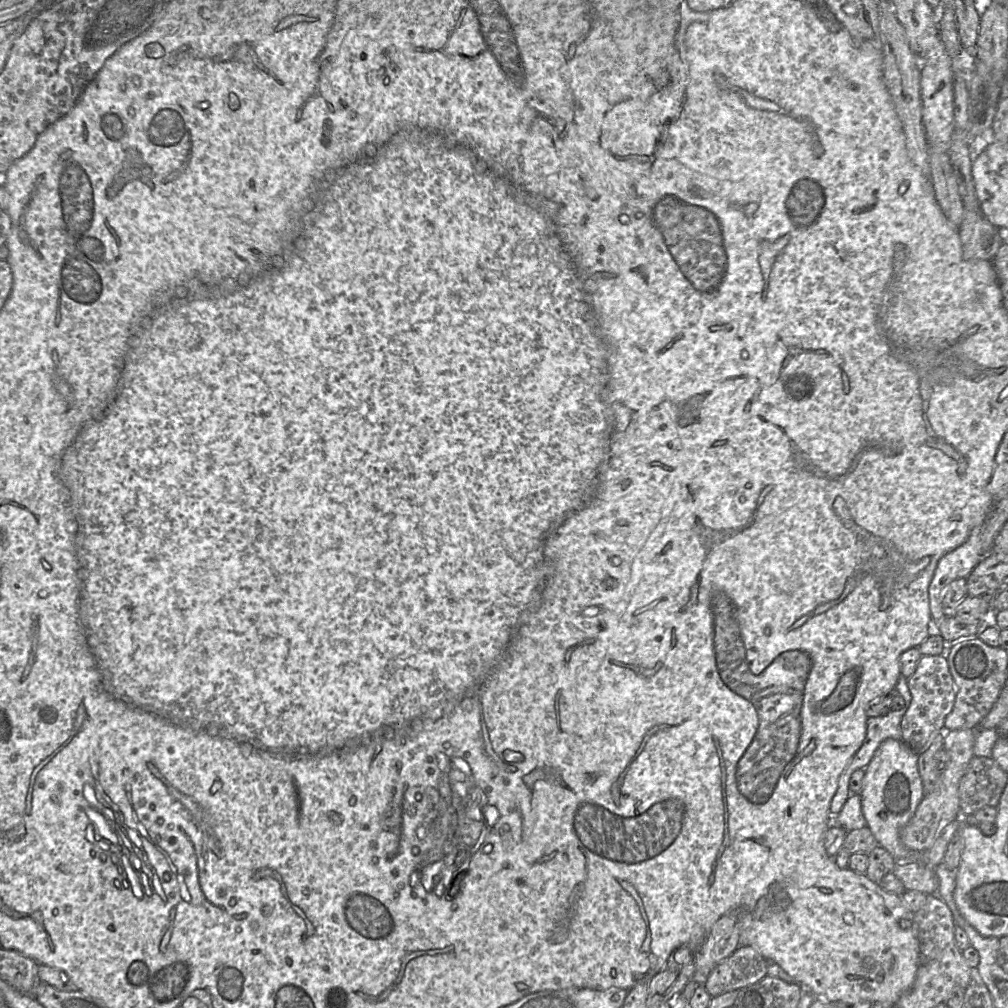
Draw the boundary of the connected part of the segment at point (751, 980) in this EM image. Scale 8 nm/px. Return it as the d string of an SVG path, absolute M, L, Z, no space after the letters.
M739 946L728 958L720 962L709 974L703 984L711 997L738 991L744 987L755 984L767 975L767 960L751 946Z

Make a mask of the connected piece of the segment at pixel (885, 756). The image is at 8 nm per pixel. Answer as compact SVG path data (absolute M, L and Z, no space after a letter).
M888 738L876 750L864 769L861 798L867 827L878 845L887 850L897 862L921 862L923 851L907 848L900 839L901 829L910 821L923 798L923 785L917 765L918 754L902 740Z

